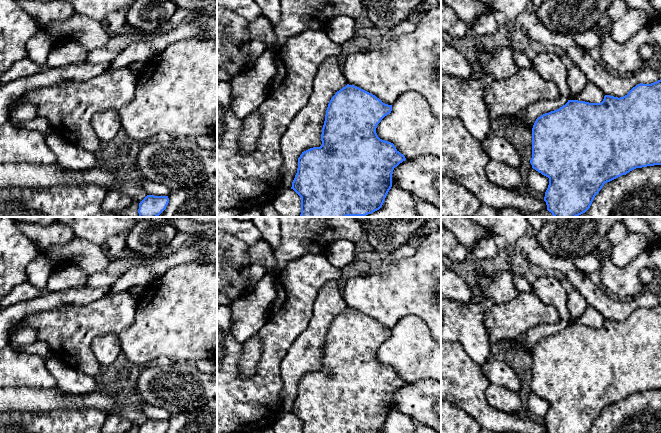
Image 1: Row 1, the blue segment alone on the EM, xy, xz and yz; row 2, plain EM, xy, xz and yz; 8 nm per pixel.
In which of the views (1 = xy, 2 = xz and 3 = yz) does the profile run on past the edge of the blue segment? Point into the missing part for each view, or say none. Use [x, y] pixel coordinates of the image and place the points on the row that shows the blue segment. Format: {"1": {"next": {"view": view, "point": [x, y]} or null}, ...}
{"1": {"next": null}, "2": {"next": null}, "3": {"next": null}}

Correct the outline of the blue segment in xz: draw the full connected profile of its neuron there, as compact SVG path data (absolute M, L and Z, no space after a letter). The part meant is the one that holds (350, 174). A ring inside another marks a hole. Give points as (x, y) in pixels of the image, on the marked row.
M347 84L336 92L326 110L322 145L302 152L298 158L298 169L291 189L301 197L300 217L366 216L382 207L392 187L394 168L406 160L393 143L380 139L376 133L377 125L391 111L392 105L383 103L357 86Z

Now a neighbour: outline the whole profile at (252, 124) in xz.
M255 110L242 121L243 130L239 141L239 151L243 154L249 154L255 149L261 133L262 117L258 110Z

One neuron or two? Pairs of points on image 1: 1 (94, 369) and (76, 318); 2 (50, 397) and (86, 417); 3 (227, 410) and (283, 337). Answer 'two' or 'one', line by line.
1: one
2: two
3: one

